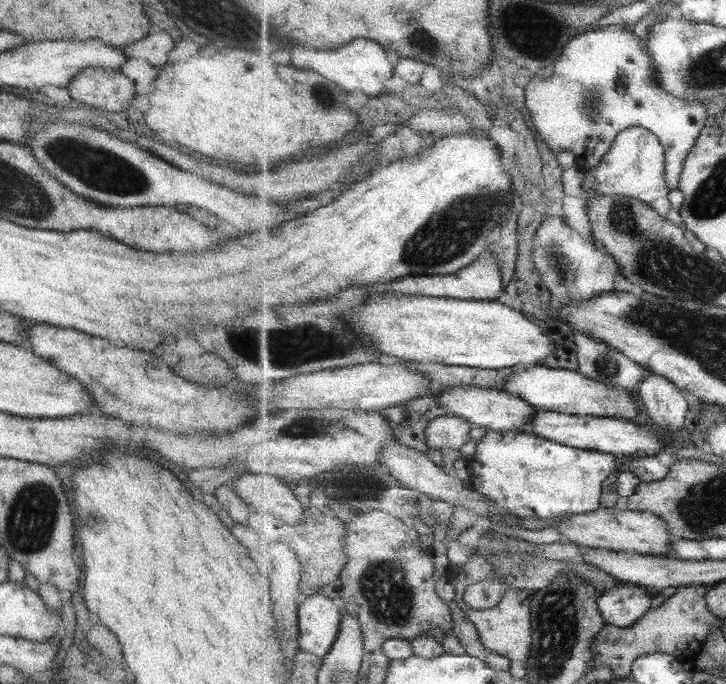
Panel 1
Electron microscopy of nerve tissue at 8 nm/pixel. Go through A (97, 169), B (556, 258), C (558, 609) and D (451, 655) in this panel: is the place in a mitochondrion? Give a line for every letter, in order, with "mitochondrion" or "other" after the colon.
A: mitochondrion
B: mitochondrion
C: mitochondrion
D: other

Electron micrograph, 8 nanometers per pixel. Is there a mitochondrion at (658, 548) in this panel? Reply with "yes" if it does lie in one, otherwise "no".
no

